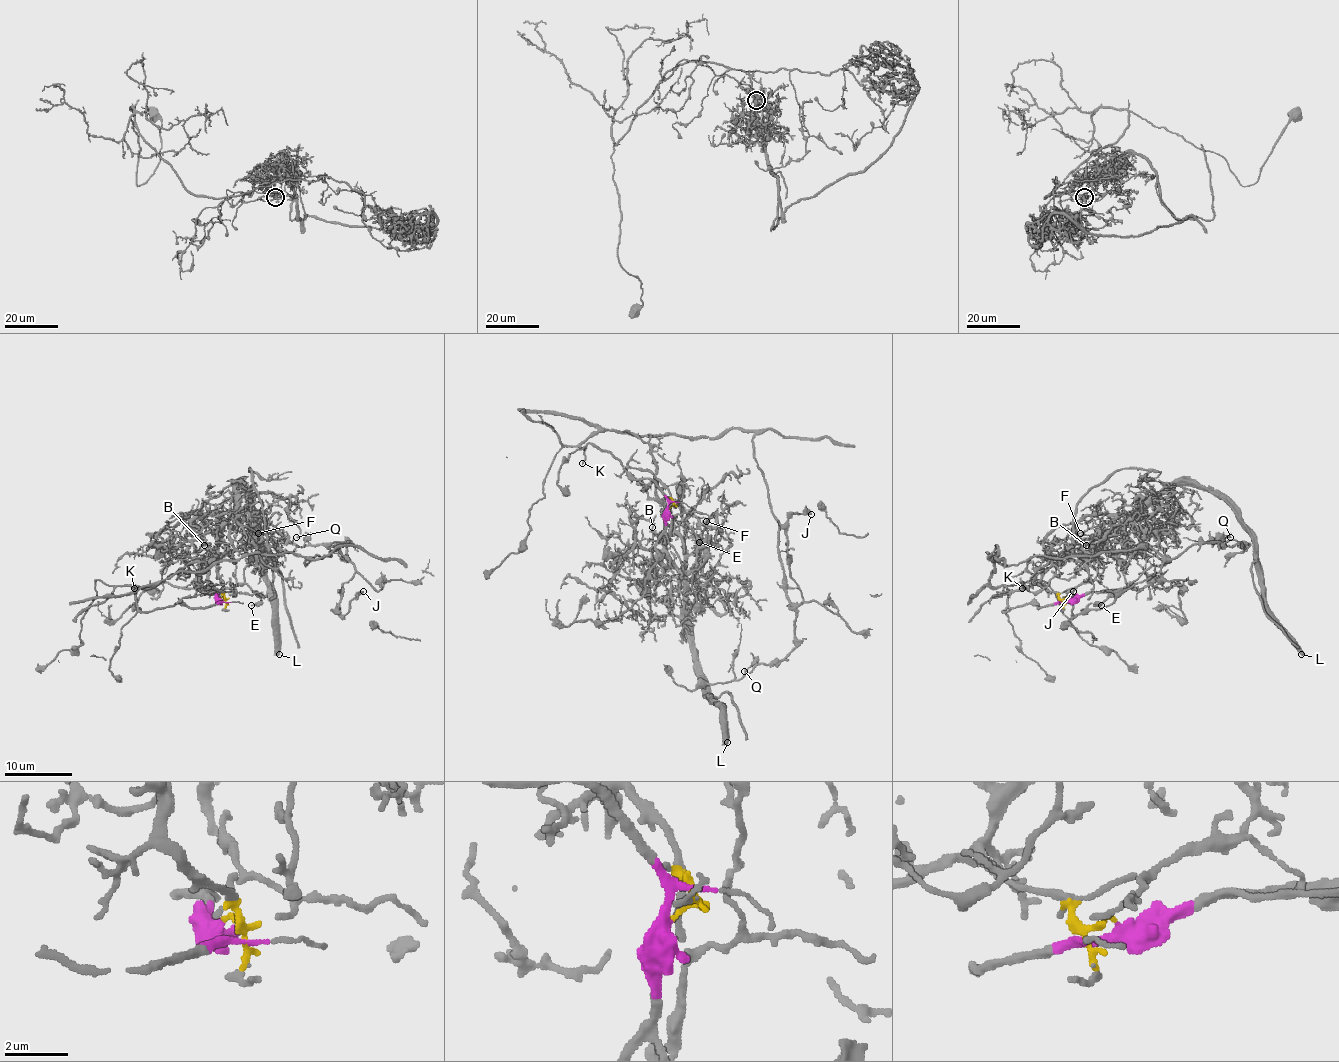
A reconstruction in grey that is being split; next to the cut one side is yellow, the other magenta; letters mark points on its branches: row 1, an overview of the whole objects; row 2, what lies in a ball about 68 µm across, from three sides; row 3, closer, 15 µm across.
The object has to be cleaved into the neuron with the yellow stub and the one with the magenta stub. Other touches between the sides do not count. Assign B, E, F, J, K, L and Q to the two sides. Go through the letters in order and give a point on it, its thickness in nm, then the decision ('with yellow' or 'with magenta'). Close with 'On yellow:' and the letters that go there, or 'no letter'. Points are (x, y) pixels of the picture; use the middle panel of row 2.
B: at (652, 527); 130 nm thick; with yellow
E: at (699, 542); 240 nm thick; with magenta
F: at (706, 521); 80 nm thick; with yellow
J: at (811, 514); 400 nm thick; with magenta
K: at (582, 463); 160 nm thick; with magenta
L: at (727, 742); 550 nm thick; with yellow
Q: at (744, 671); 170 nm thick; with magenta
On yellow: B, F, L

